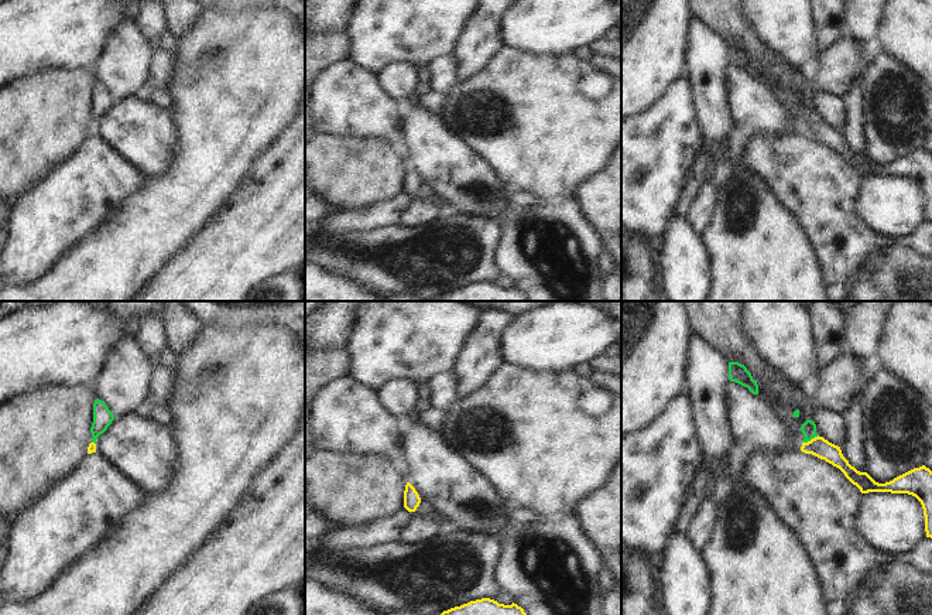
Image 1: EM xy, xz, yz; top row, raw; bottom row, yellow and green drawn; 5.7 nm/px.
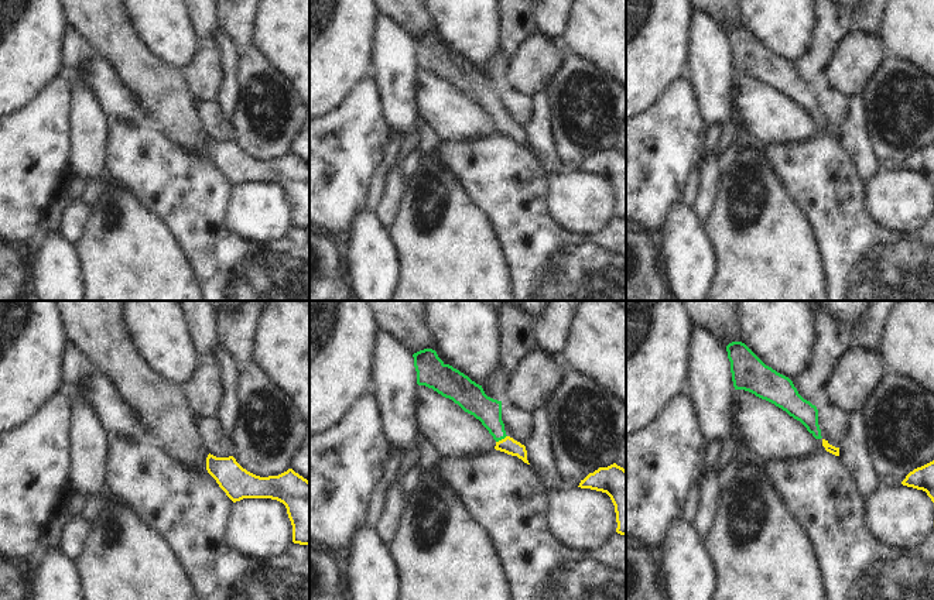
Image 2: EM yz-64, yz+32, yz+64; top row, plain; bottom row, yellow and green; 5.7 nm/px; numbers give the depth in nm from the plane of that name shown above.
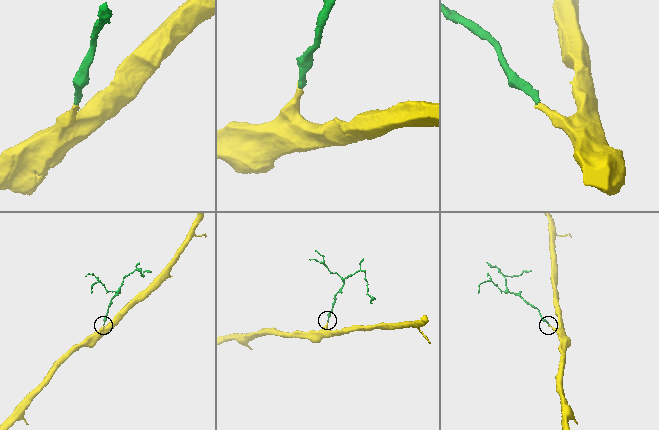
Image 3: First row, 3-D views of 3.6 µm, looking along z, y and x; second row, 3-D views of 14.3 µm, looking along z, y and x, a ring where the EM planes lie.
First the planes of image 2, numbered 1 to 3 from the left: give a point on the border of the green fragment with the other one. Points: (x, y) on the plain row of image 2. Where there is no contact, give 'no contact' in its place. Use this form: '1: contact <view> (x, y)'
1: no contact
2: contact yz+32 (502, 123)
3: no contact

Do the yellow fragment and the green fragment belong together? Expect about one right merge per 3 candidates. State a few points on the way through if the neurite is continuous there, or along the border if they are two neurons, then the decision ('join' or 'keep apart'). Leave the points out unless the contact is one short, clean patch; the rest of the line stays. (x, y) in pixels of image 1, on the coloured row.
runs through yz (819, 447), (812, 438), (808, 429); join

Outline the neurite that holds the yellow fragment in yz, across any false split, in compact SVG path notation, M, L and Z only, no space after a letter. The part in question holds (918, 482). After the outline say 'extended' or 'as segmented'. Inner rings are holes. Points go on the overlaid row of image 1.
M806 420L802 424L801 431L805 437L802 440L801 451L825 459L839 468L861 493L891 492L915 496L924 509L926 537L932 539L932 471L929 468L922 465L894 478L890 482L878 484L867 472L860 472L852 467L843 457L840 447L829 443L823 437L819 437L816 434L815 421Z; extended

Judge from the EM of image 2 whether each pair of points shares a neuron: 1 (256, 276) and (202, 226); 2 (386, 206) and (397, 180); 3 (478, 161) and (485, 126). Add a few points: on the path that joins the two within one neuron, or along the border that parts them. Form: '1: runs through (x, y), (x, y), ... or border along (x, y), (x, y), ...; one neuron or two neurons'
1: runs through (242, 267), (215, 240); one neuron
2: runs through (390, 199), (393, 187); one neuron
3: border along (496, 134), (450, 141); two neurons

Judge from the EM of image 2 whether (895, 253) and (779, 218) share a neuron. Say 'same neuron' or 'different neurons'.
different neurons

